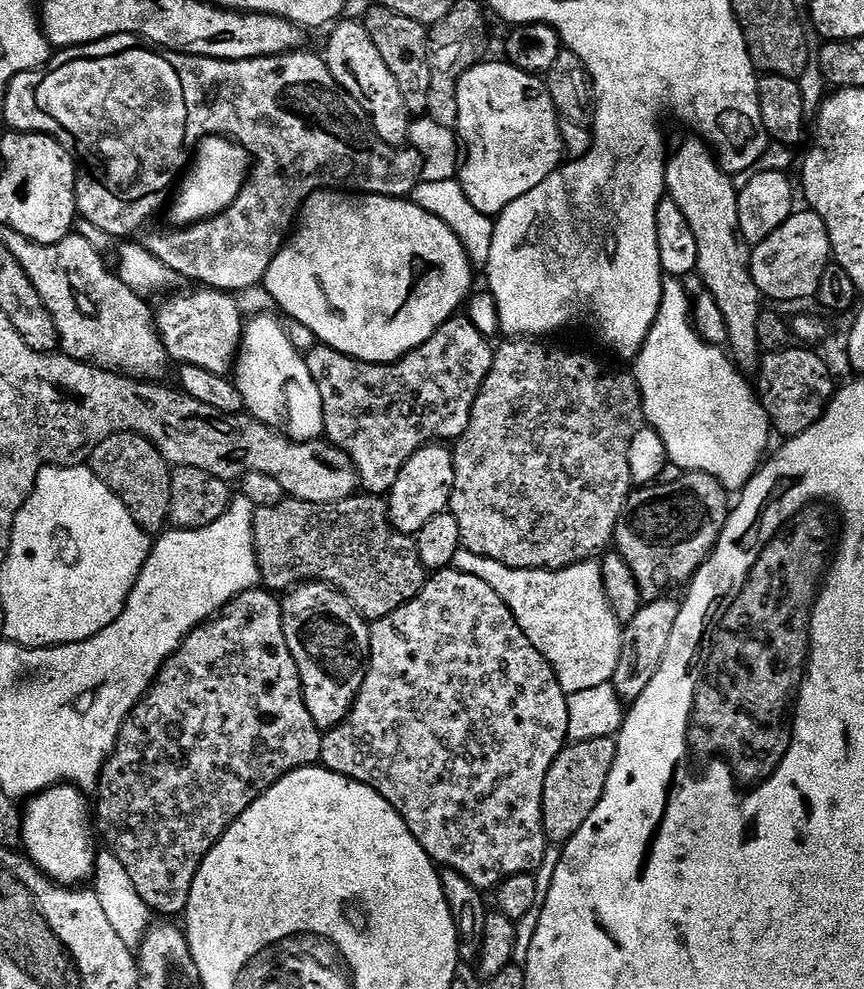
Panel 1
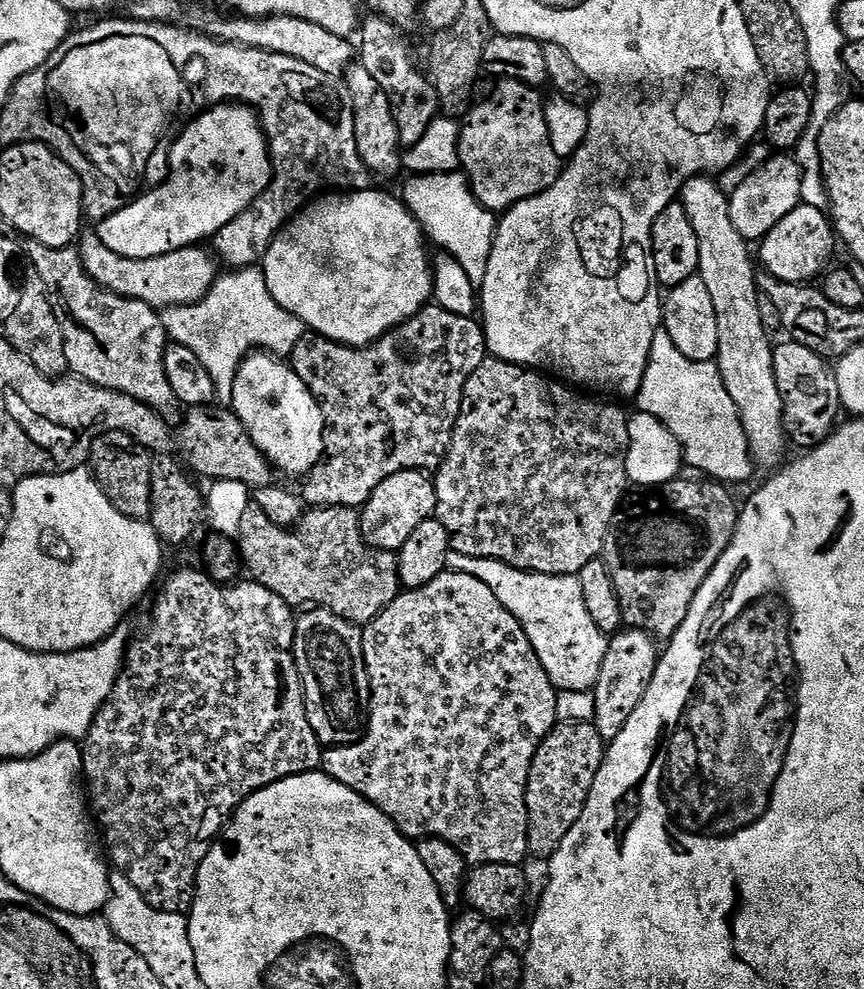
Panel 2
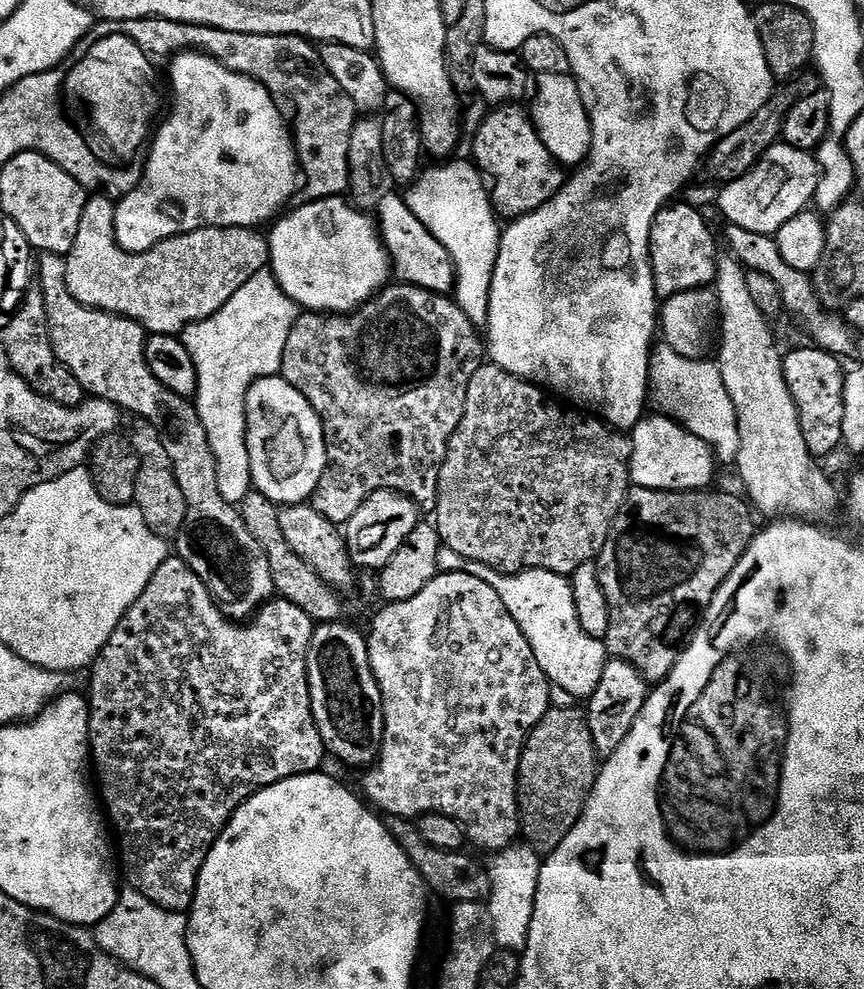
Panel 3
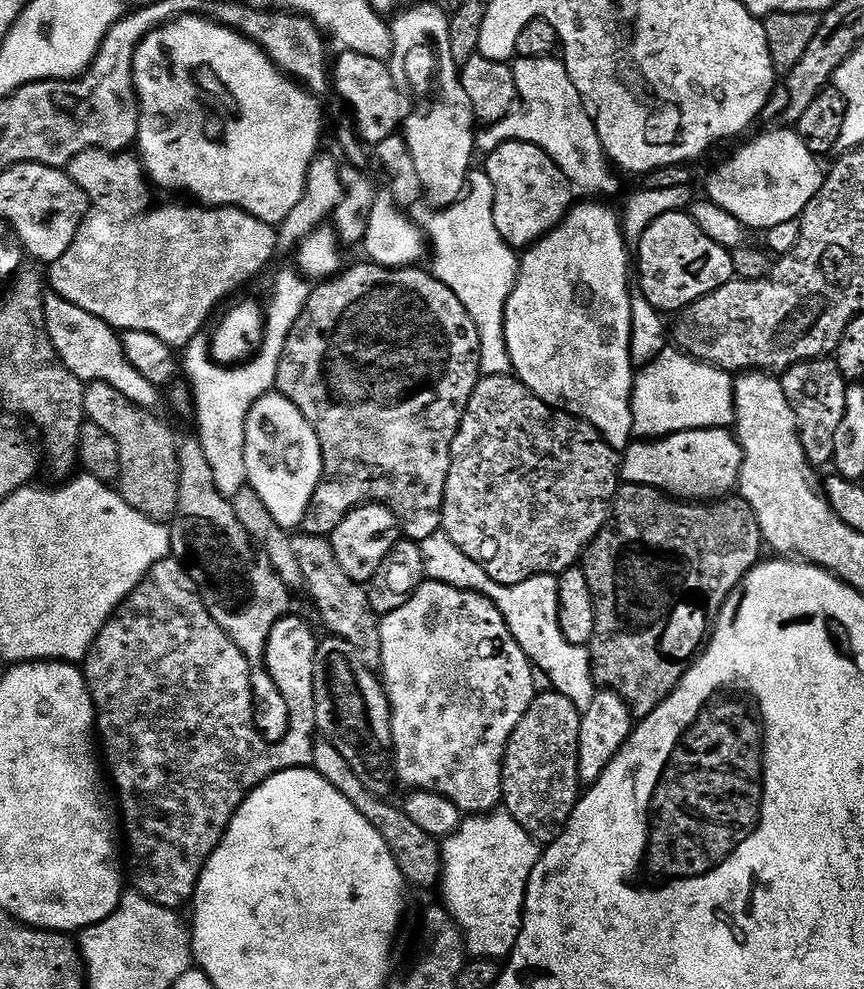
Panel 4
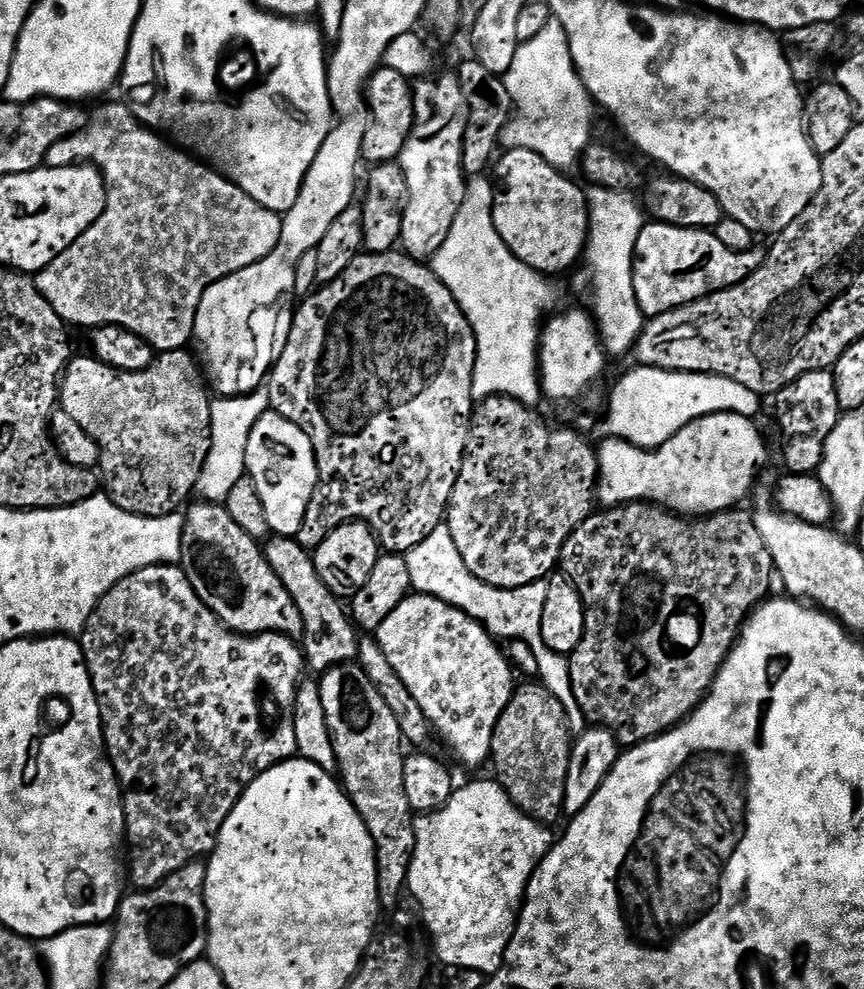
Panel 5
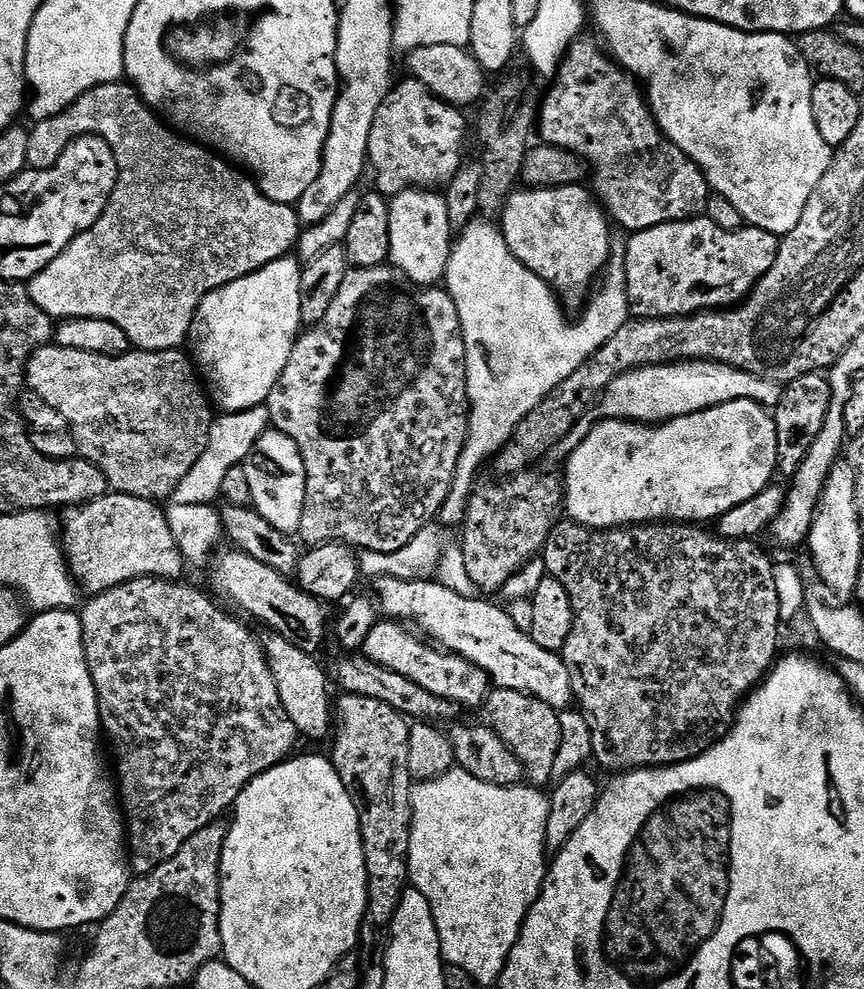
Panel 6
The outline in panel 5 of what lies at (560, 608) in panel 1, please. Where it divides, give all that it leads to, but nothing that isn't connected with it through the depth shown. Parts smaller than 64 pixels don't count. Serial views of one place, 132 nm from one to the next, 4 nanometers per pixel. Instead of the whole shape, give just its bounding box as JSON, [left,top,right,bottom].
[406,526,590,737]

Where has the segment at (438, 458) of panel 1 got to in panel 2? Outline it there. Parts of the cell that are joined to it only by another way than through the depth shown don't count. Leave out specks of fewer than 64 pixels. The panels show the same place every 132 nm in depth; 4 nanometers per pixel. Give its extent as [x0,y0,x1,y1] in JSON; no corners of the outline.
[360,471,436,553]

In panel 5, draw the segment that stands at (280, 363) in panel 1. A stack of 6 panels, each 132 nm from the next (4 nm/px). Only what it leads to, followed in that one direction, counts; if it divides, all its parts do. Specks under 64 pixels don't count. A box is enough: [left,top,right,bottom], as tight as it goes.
[246,410,318,538]

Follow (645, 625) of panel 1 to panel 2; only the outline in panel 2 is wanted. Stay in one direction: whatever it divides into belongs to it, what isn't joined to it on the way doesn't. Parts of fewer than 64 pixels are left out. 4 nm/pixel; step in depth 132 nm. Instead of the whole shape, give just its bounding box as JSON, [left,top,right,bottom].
[592,627,661,742]

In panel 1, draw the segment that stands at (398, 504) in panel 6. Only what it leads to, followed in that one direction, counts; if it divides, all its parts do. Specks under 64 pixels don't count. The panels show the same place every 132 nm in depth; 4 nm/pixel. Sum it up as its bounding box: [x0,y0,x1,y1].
[306,314,494,496]

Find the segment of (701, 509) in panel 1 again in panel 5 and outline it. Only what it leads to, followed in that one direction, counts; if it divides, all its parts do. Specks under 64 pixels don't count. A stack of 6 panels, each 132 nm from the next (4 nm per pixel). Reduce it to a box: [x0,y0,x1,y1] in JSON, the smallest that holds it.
[559,502,773,746]

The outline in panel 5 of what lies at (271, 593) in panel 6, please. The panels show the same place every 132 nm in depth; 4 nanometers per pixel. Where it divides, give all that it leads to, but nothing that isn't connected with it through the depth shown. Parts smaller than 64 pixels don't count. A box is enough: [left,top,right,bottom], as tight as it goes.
[179,504,303,641]

